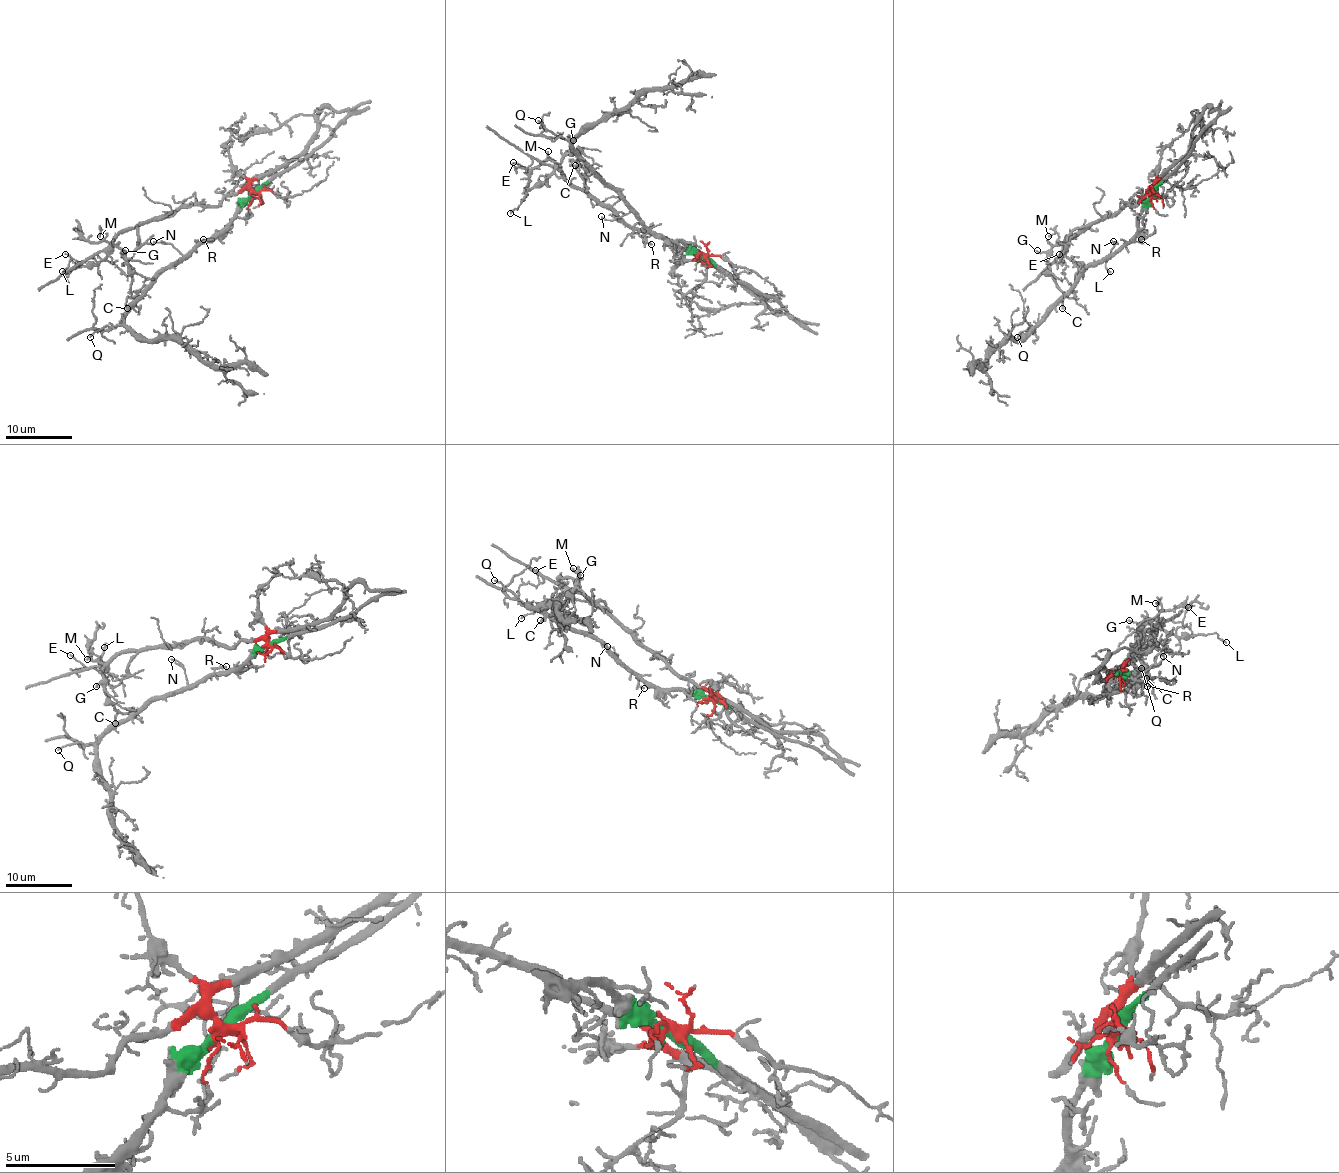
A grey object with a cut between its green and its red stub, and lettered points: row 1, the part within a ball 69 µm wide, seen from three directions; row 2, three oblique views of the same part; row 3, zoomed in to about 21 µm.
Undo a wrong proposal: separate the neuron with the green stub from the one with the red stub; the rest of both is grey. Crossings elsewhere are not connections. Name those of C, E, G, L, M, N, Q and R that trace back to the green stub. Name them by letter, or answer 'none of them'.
N, Q, R

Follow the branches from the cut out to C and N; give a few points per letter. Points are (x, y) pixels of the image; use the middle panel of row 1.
C: (702, 256), (677, 248), (665, 236), (628, 228), (560, 169), (568, 153), (580, 158), (575, 164)
N: (702, 256), (684, 243), (662, 239), (632, 213), (605, 219), (602, 216)

